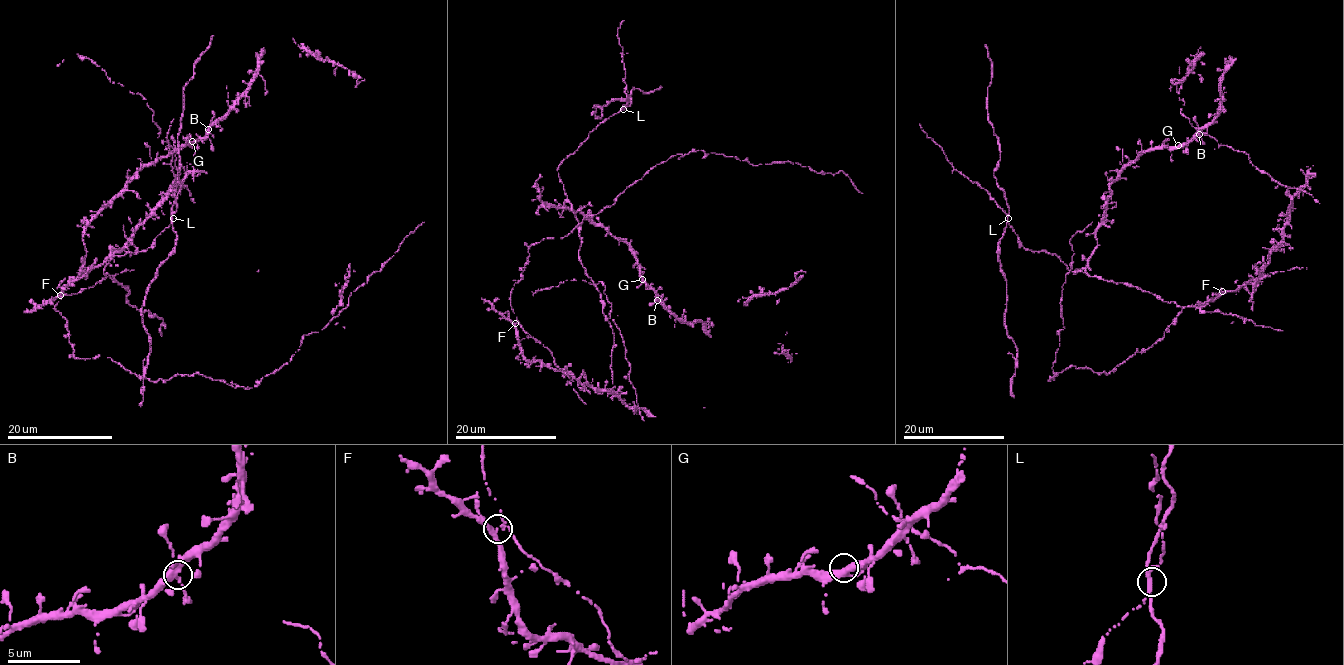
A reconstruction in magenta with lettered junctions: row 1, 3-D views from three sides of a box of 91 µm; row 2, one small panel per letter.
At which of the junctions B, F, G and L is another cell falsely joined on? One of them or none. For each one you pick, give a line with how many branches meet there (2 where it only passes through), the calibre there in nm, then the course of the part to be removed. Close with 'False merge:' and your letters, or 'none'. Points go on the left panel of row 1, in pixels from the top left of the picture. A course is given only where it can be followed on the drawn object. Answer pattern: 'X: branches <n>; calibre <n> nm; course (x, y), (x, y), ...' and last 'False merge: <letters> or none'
L: branches 4; calibre 280 nm; course (172, 218), (176, 234), (175, 250), (158, 269), (142, 307), (142, 323), (150, 351), (140, 406)
False merge: L

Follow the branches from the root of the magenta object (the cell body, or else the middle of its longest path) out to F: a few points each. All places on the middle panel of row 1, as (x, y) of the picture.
F: (614, 392), (596, 391), (566, 372), (527, 360), (522, 353), (515, 323)

